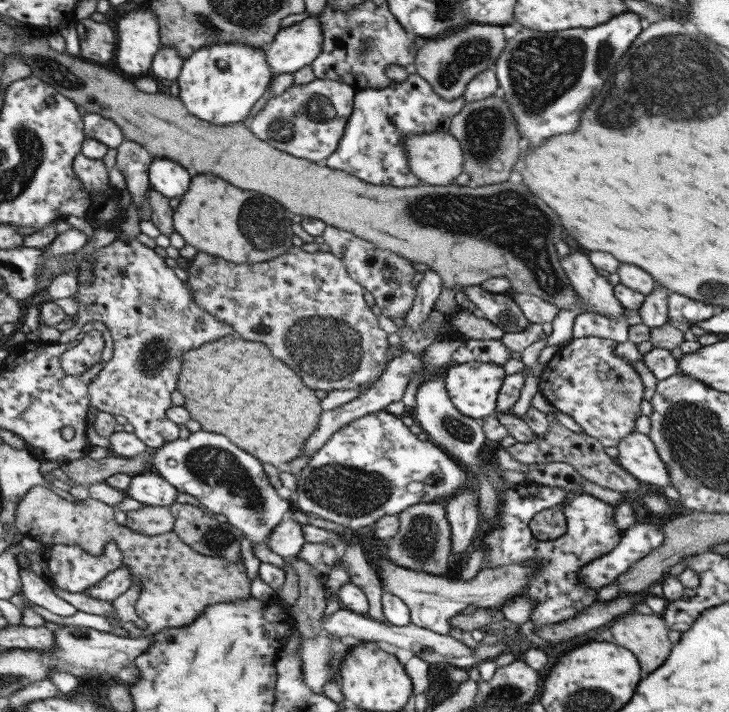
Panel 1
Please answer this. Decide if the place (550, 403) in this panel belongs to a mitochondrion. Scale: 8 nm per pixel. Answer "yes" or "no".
no

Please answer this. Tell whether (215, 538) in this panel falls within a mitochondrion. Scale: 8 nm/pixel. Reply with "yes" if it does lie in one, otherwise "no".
yes

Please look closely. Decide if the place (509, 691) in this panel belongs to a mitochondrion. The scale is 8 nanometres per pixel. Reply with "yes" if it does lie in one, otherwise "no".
yes

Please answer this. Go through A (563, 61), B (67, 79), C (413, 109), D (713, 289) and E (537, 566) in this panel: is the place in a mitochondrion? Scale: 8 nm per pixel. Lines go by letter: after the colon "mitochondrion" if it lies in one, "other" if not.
A: mitochondrion
B: mitochondrion
C: other
D: mitochondrion
E: other

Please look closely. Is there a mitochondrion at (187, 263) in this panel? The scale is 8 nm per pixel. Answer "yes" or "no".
no

